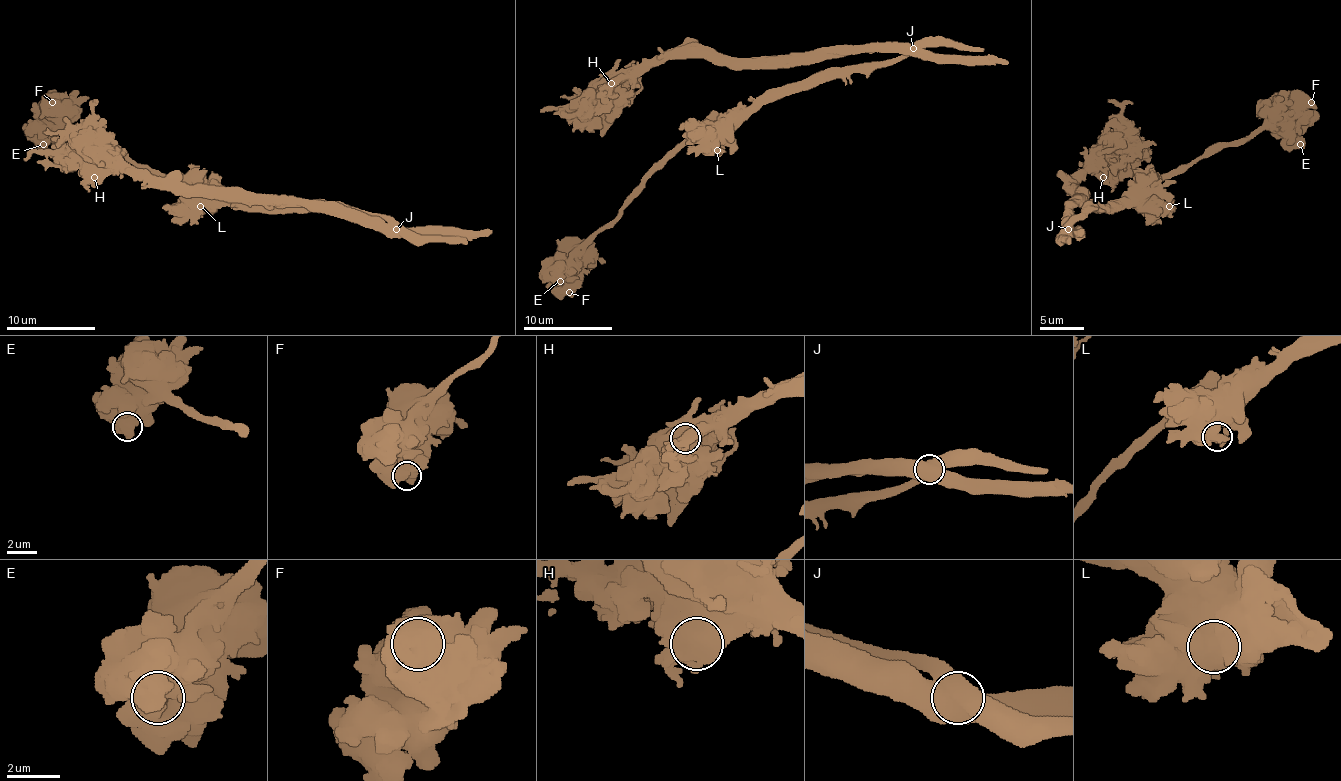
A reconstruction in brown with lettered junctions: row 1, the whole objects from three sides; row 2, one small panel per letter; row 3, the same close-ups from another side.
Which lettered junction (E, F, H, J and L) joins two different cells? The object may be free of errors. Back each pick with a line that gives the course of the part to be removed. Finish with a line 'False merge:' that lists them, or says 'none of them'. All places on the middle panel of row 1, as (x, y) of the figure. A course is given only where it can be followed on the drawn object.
J: course (912, 48), (828, 50), (817, 57), (662, 57), (619, 74), (604, 90), (584, 92), (566, 105), (540, 112)
False merge: J

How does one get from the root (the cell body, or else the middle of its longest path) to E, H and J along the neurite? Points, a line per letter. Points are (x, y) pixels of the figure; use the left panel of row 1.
E: (358, 211), (240, 208), (229, 200), (216, 200), (205, 189), (147, 173), (127, 155), (68, 129), (43, 144)
H: (358, 211), (387, 220), (351, 222), (300, 204), (187, 195), (123, 171), (94, 177)
J: (358, 211), (384, 217), (396, 228)

